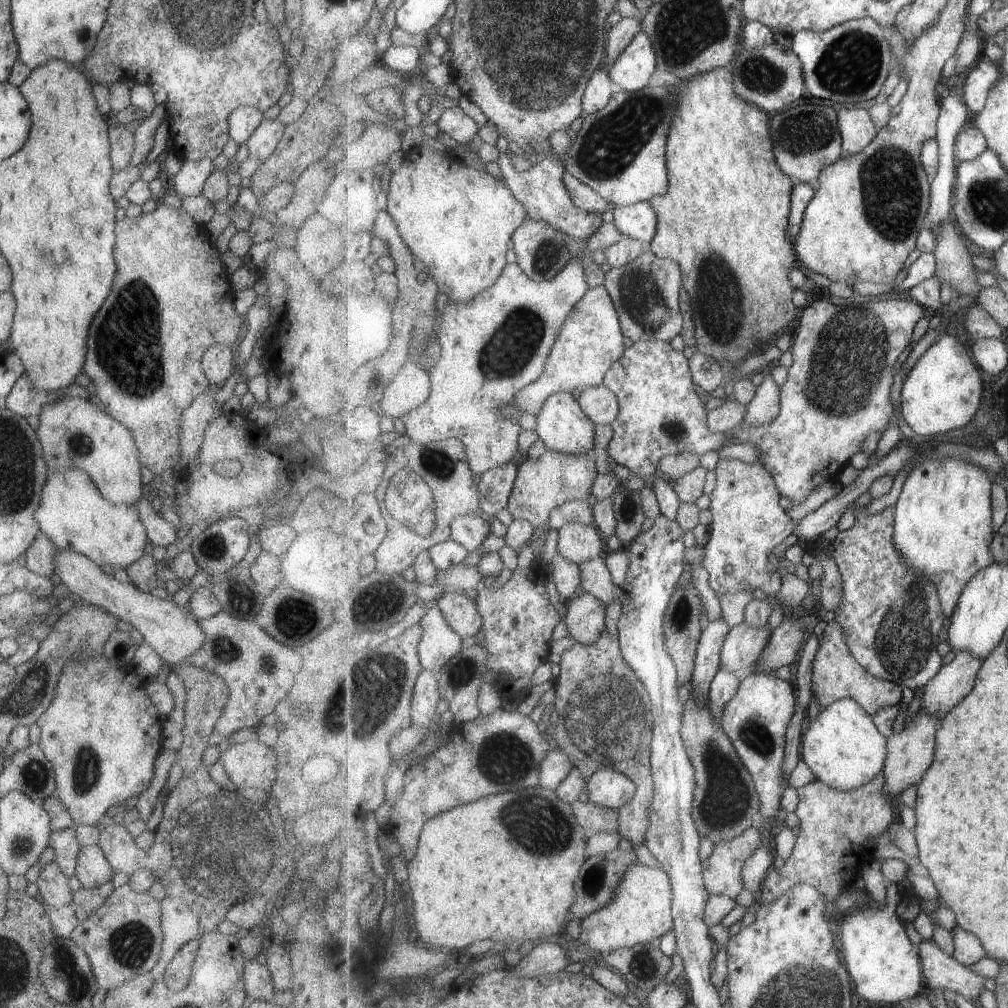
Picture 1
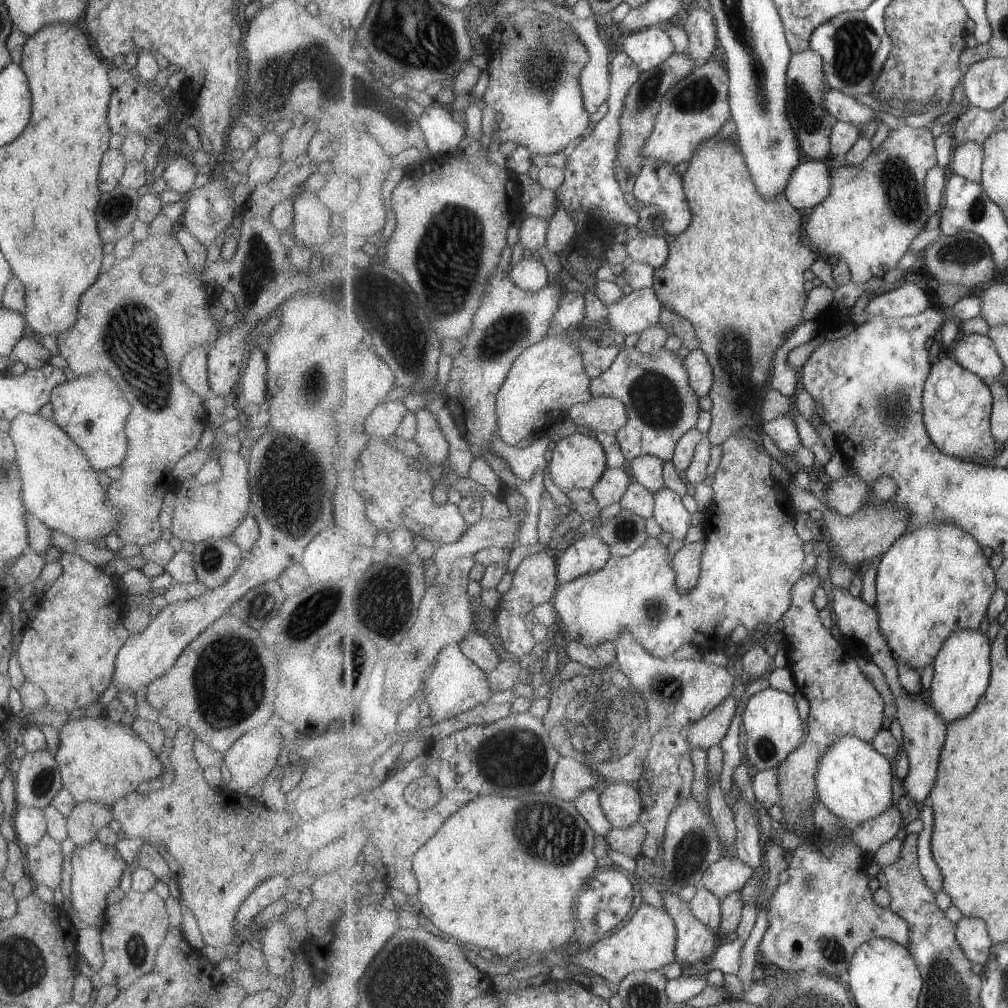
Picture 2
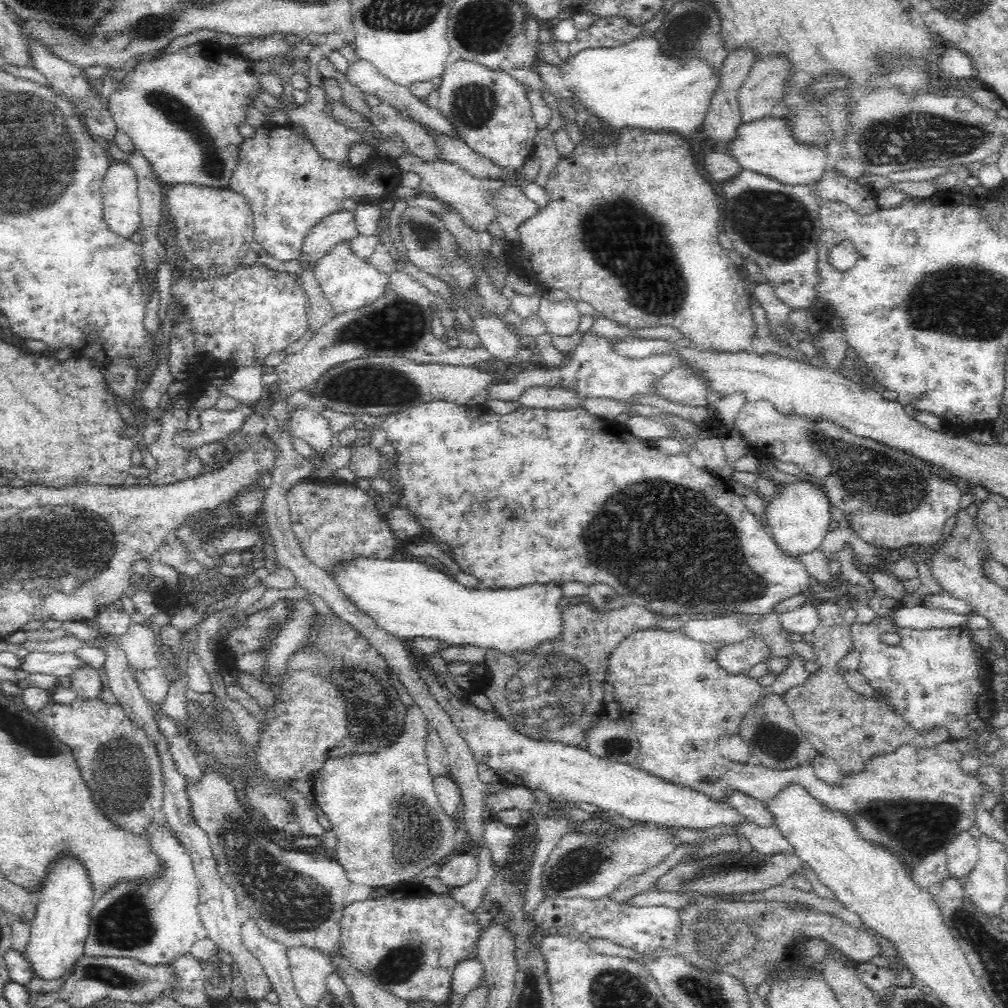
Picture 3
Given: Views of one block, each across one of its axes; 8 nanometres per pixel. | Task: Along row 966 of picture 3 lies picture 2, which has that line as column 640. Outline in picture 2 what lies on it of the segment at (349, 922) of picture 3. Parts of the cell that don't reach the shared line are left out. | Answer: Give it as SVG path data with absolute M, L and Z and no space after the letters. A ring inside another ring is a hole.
M603 329L602 334L596 343L604 353L616 352L616 357L607 372L592 380L592 392L595 398L615 397L626 404L628 421L616 434L625 458L631 462L638 456L655 455L672 461L679 439L696 428L702 411L685 360L665 348L655 353L639 352L636 346L624 348L625 335L613 329Z

